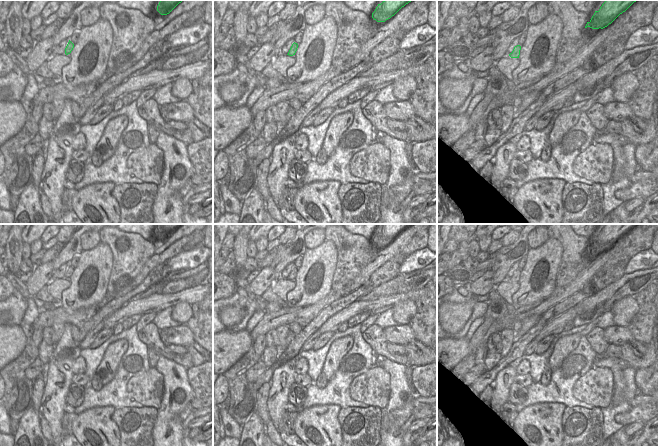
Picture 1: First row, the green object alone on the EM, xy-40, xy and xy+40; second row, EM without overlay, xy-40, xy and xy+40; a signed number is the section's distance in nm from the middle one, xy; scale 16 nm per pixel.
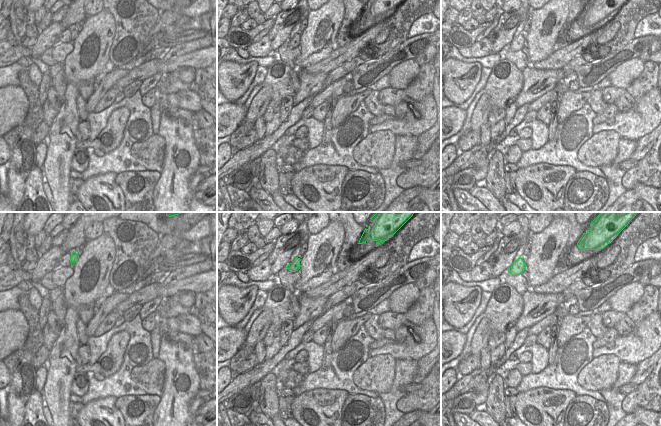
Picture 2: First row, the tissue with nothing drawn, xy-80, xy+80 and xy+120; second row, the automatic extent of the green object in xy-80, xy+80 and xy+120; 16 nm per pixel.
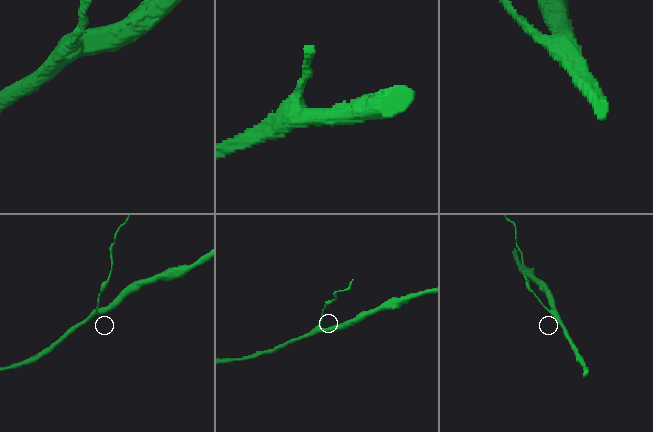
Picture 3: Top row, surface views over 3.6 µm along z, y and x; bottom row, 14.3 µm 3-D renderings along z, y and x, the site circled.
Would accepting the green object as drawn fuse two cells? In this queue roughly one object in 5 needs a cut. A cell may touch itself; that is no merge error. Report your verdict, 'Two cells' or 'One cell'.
One cell.

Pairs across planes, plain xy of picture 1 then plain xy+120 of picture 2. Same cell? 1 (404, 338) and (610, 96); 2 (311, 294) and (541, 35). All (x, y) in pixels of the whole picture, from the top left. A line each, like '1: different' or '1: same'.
1: same
2: same

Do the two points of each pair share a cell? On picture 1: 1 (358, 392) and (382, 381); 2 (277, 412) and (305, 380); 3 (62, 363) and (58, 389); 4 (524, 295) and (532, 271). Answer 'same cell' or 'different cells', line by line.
1: same cell
2: different cells
3: same cell
4: same cell

